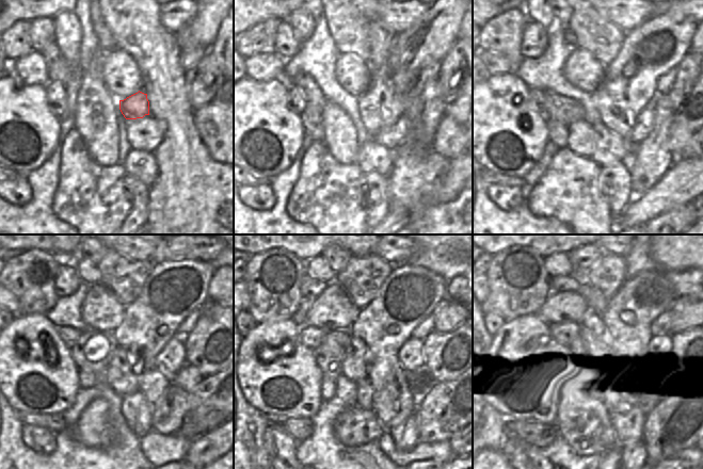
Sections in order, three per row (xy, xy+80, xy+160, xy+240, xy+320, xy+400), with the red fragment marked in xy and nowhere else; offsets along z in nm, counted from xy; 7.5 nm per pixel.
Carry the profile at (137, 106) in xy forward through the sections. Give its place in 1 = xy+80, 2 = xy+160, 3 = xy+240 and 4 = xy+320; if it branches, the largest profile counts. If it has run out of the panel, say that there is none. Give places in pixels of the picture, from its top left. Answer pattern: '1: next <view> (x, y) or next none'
1: next xy+80 (374, 106)
2: next xy+160 (608, 112)
3: next xy+240 (152, 381)
4: next xy+320 (393, 402)

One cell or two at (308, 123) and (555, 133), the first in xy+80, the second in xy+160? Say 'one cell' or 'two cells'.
one cell

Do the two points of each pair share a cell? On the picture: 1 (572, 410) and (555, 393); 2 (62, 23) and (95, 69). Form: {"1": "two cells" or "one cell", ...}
{"1": "two cells", "2": "two cells"}

